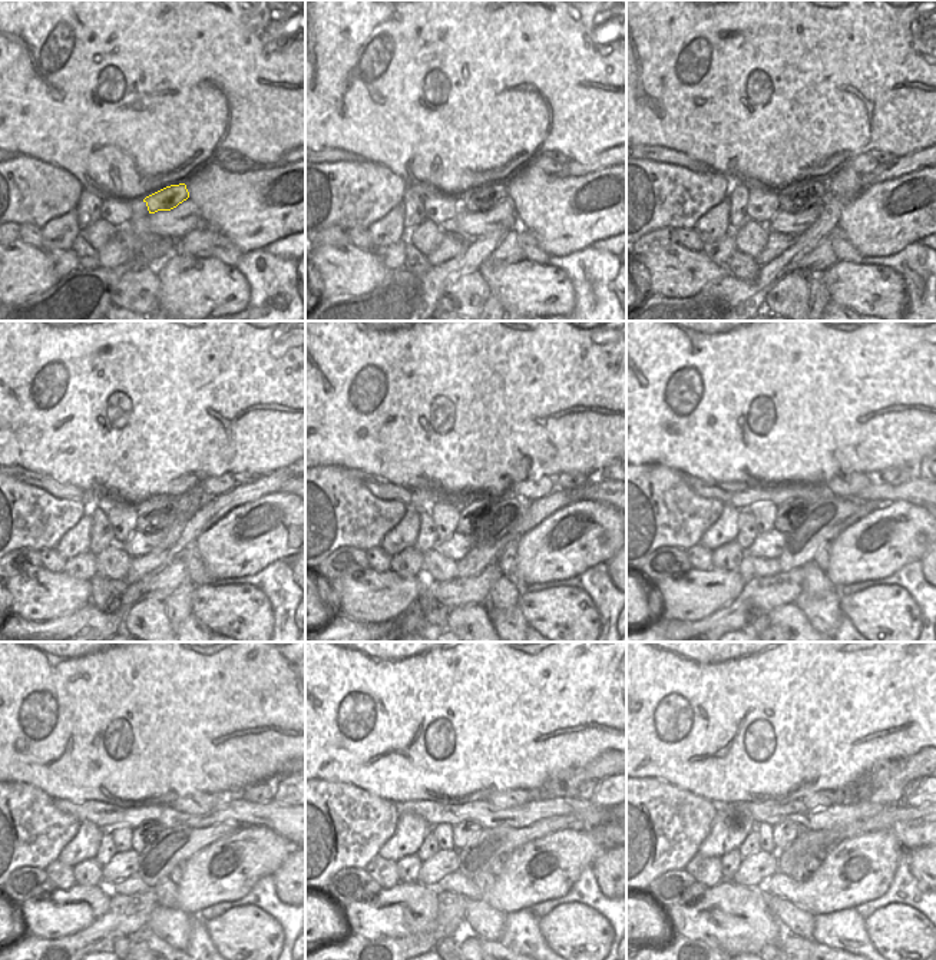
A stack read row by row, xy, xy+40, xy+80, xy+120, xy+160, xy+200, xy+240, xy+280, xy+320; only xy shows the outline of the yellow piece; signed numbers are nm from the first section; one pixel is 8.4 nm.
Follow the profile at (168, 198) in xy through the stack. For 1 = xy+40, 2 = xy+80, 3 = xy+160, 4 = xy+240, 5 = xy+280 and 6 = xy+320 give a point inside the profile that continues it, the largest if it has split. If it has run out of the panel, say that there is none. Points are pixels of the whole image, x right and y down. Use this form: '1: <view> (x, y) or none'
1: xy+40 (483, 198)
2: xy+80 (810, 192)
3: xy+160 (469, 516)
4: xy+240 (144, 834)
5: xy+280 (463, 833)
6: xy+320 (784, 833)

